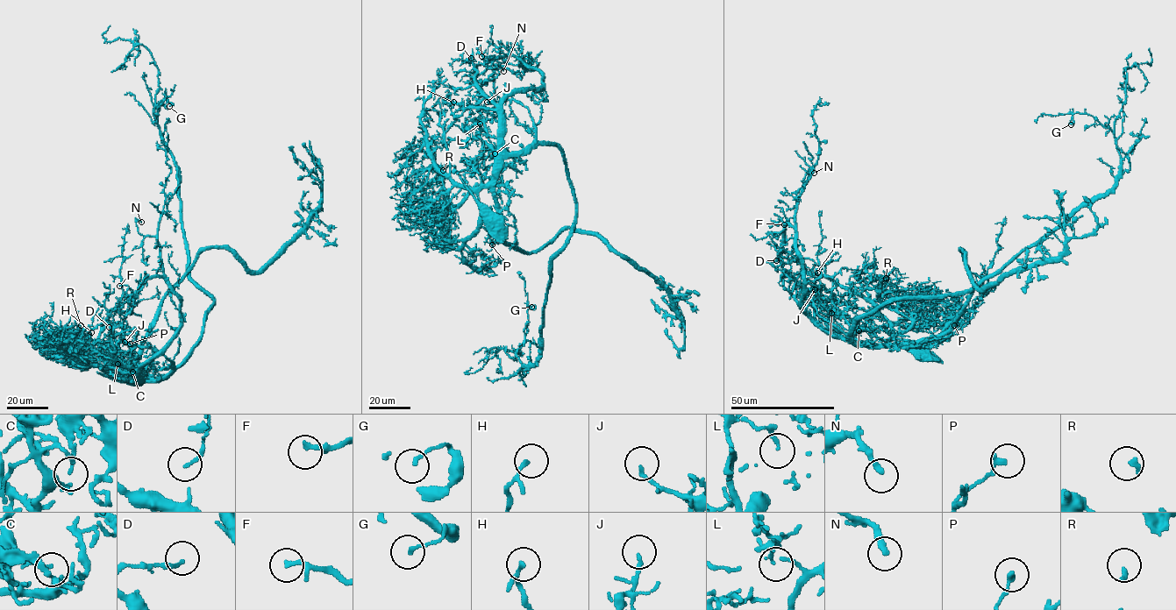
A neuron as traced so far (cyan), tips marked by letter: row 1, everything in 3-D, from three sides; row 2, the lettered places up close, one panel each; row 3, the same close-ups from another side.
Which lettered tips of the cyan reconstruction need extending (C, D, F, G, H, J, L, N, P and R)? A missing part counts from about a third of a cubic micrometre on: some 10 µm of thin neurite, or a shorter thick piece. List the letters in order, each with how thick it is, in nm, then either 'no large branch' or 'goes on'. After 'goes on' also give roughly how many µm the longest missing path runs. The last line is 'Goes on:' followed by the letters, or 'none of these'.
C: 130 nm | no large branch
D: 150 nm | no large branch
F: 150 nm | no large branch
G: 140 nm | goes on | 10 µm
H: 110 nm | no large branch
J: 160 nm | no large branch
L: 150 nm | no large branch
N: 260 nm | goes on | 15 µm
P: 220 nm | no large branch
R: 190 nm | no large branch
Goes on: G, N

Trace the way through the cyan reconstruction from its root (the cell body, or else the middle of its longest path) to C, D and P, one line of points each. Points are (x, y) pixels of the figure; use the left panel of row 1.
C: (132, 379), (121, 373), (116, 373), (132, 382), (130, 375), (132, 372)
D: (132, 379), (121, 373), (116, 375), (131, 382), (137, 382), (135, 372), (113, 356), (114, 344), (109, 327)
P: (132, 379), (118, 373), (117, 371), (129, 360), (130, 344)

